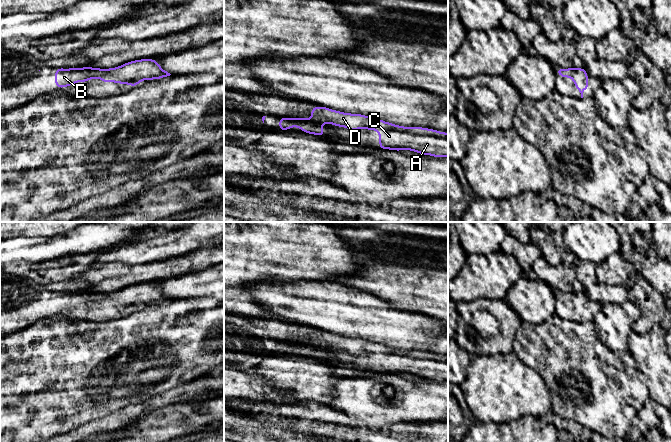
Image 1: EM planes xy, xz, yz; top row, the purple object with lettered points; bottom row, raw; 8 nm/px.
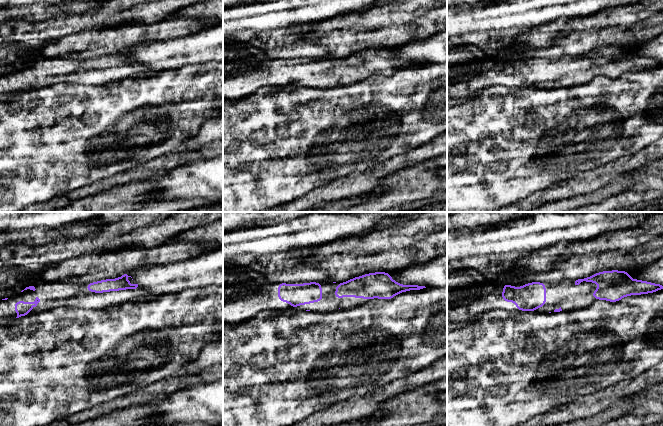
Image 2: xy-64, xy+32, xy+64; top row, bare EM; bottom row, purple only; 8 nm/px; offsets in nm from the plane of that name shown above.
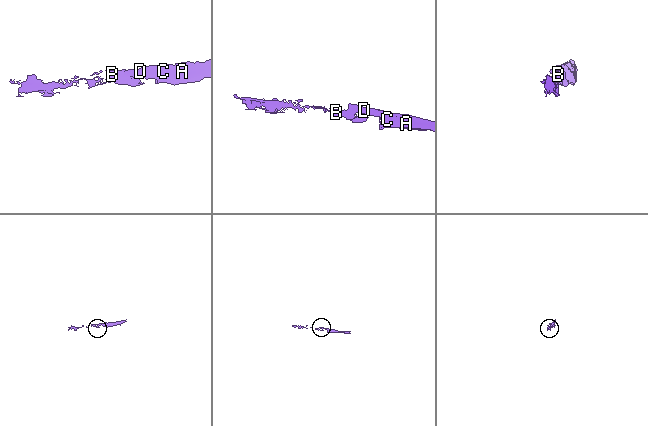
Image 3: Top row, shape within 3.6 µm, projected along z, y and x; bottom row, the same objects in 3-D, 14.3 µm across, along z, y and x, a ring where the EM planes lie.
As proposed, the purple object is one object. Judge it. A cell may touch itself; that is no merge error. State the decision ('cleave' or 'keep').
keep

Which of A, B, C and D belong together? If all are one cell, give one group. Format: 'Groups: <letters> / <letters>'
Groups: A B C D

